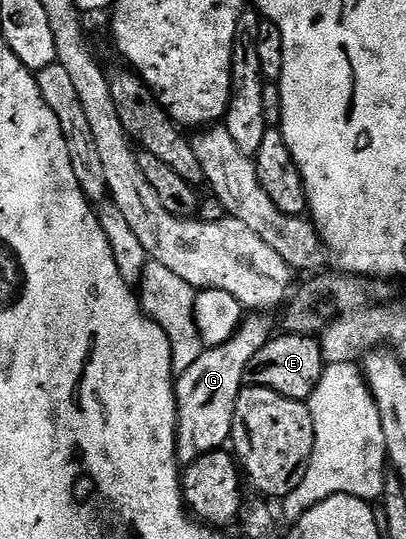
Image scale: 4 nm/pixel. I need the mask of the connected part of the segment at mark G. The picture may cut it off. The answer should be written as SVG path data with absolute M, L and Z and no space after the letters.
M229 341L215 348L206 348L188 370L177 377L174 393L178 403L178 463L185 466L196 458L215 452L234 435L236 402L240 398L246 378L245 357L234 354Z

